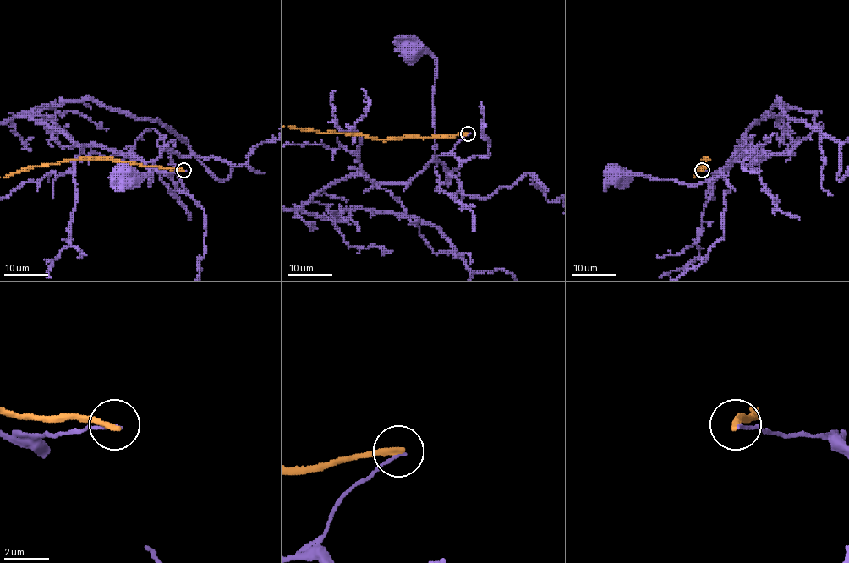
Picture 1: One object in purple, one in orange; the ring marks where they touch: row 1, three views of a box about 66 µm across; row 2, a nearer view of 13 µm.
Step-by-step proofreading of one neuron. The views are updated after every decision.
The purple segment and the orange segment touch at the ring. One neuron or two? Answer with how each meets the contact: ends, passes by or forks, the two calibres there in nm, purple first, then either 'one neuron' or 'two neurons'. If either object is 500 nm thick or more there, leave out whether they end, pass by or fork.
purple ends there; orange ends there; 140 nm thick on the purple side, 280 nm on the other; two neurons

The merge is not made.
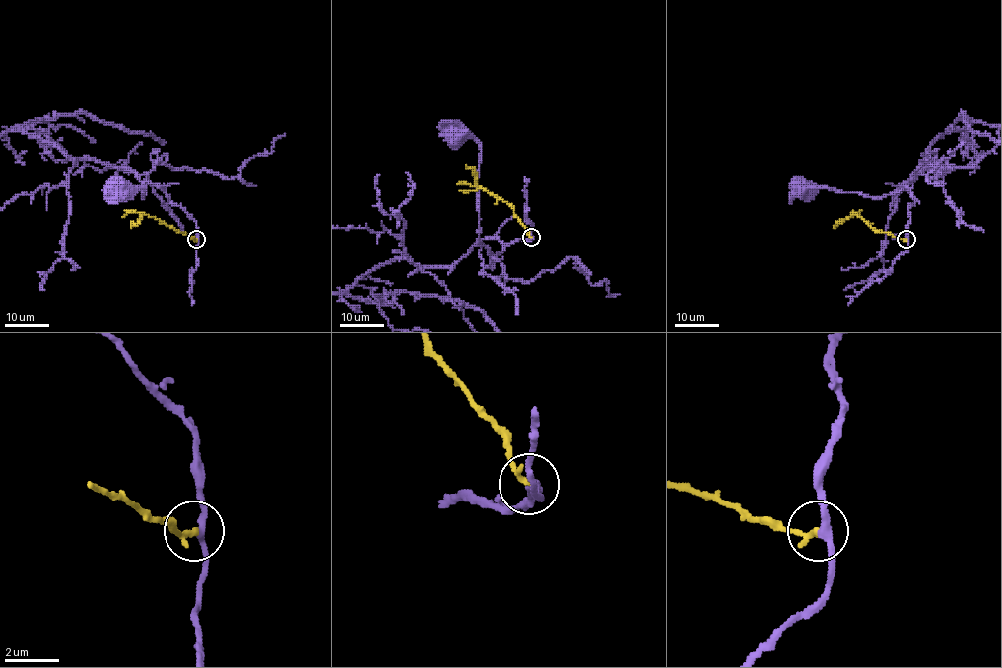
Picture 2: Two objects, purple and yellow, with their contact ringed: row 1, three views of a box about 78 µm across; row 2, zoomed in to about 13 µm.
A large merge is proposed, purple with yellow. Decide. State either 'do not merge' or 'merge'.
merge

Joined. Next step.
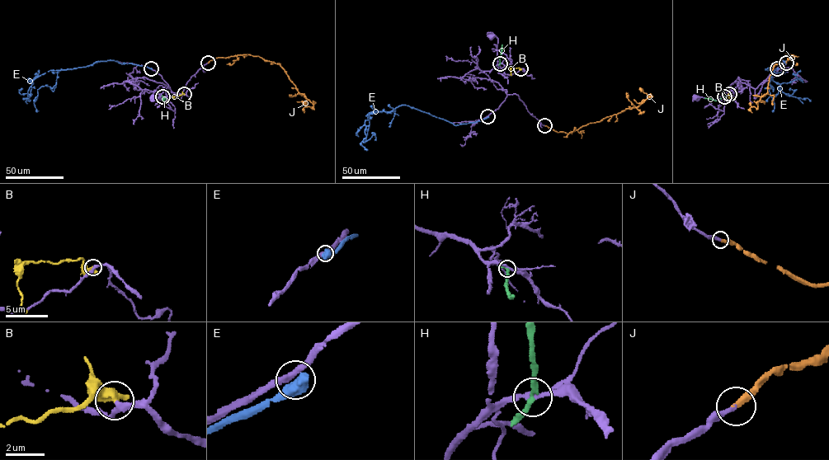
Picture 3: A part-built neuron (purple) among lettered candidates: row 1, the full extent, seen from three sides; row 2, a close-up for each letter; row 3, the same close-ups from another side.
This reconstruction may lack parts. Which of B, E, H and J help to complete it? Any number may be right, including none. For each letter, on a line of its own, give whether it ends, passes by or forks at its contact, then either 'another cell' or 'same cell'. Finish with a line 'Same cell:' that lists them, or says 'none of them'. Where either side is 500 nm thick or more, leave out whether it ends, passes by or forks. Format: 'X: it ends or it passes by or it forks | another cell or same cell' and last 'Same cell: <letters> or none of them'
B: another cell
E: another cell
H: it passes by | another cell
J: it ends | same cell
Same cell: J

